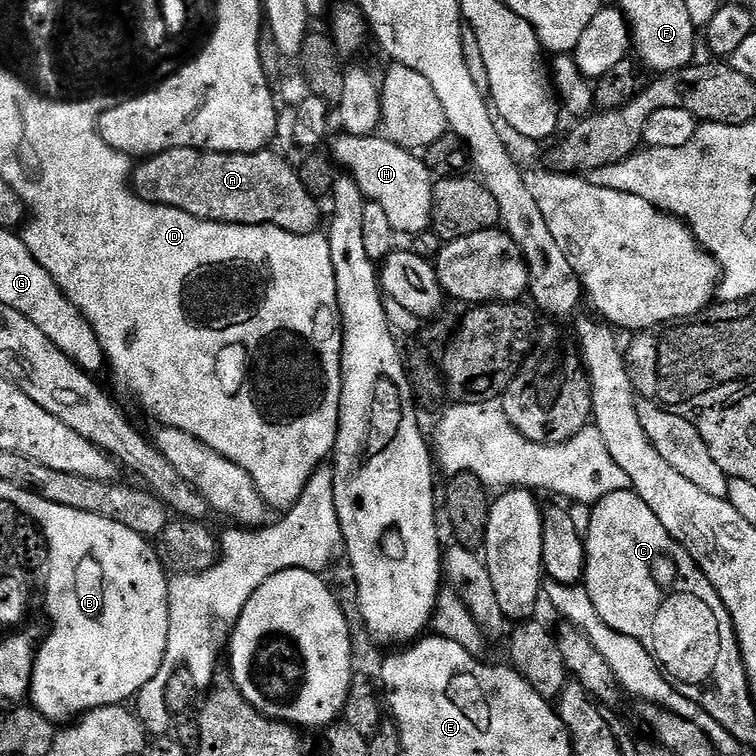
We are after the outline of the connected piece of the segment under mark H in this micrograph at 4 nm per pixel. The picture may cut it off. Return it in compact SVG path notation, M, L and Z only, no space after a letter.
M340 134L332 144L330 156L347 175L358 182L362 194L371 203L382 206L390 217L393 233L408 232L414 237L432 228L432 186L434 177L415 151L398 146L383 134L350 136Z

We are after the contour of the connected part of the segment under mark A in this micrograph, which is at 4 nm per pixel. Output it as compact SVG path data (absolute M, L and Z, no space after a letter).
M171 148L135 165L134 188L151 204L165 204L216 224L271 224L294 234L317 231L321 227L321 205L302 186L297 169L272 151L206 152L202 148Z

